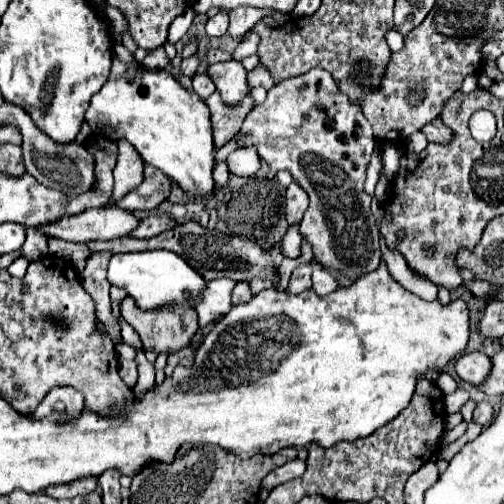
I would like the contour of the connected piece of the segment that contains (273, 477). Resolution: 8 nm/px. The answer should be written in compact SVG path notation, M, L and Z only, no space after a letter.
M296 458L296 460L292 460L292 462L286 462L284 466L276 468L274 472L270 472L270 474L262 480L260 494L258 494L260 502L266 500L266 496L270 494L272 488L276 488L276 486L280 486L280 484L284 484L284 482L290 482L290 480L294 480L294 478L300 478L300 476L304 474L304 470L306 470L306 464Z

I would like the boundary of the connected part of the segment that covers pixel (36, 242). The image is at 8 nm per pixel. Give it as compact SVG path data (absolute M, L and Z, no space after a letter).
M35 227L26 228L26 240L21 247L22 256L29 261L42 259L48 254L47 240Z

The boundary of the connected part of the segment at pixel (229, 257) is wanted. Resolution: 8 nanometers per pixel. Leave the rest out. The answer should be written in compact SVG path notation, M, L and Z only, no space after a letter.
M184 222L174 226L172 230L150 238L150 240L138 240L138 238L116 238L116 240L92 240L88 244L92 252L102 252L102 250L112 250L112 252L142 252L142 250L156 250L156 248L168 248L170 252L178 254L184 258L204 280L216 280L216 278L230 278L234 282L250 282L252 278L266 278L274 286L278 286L280 276L274 268L272 256L262 250L256 242L244 240L238 236L228 236L210 228L200 226L198 222Z

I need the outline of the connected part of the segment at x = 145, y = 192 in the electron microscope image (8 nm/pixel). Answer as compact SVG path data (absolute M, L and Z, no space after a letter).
M148 168L144 170L144 182L128 192L128 196L124 196L118 206L124 210L154 210L162 200L166 200L170 196L172 190L172 180L164 174L158 172L156 168Z

